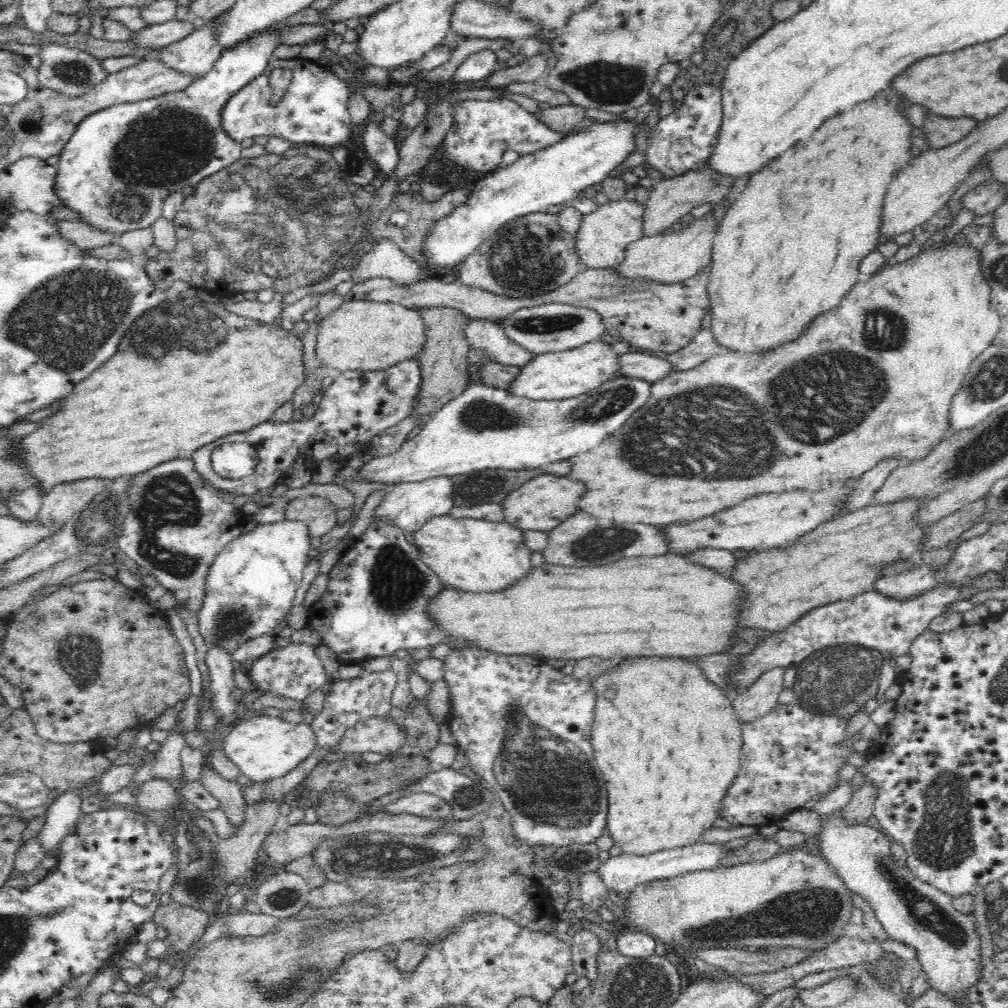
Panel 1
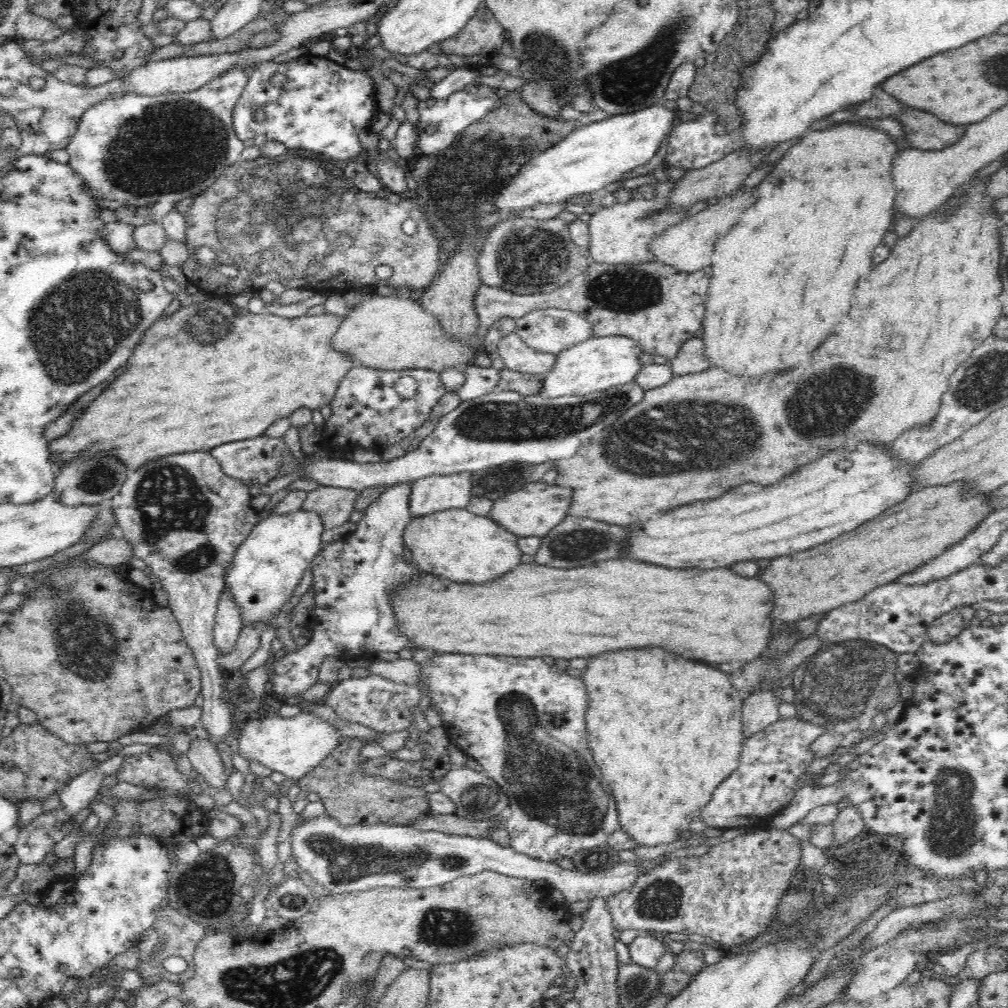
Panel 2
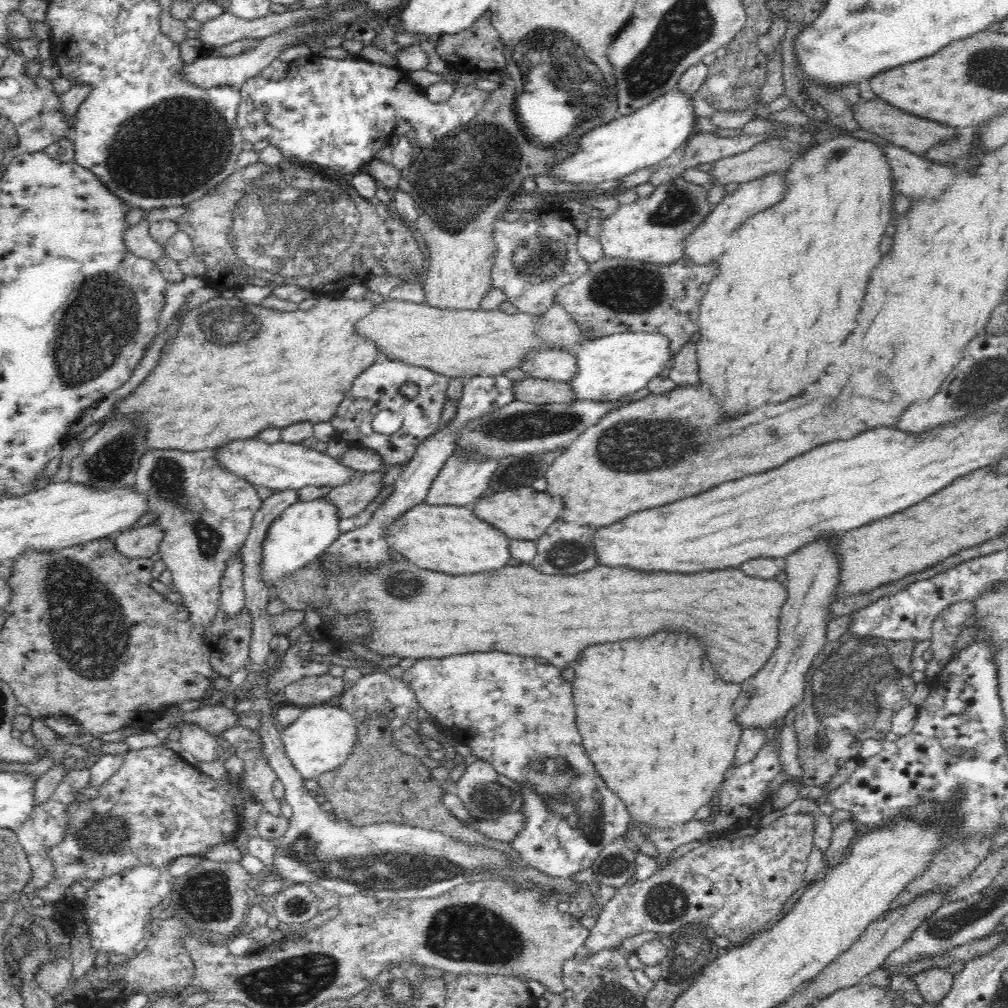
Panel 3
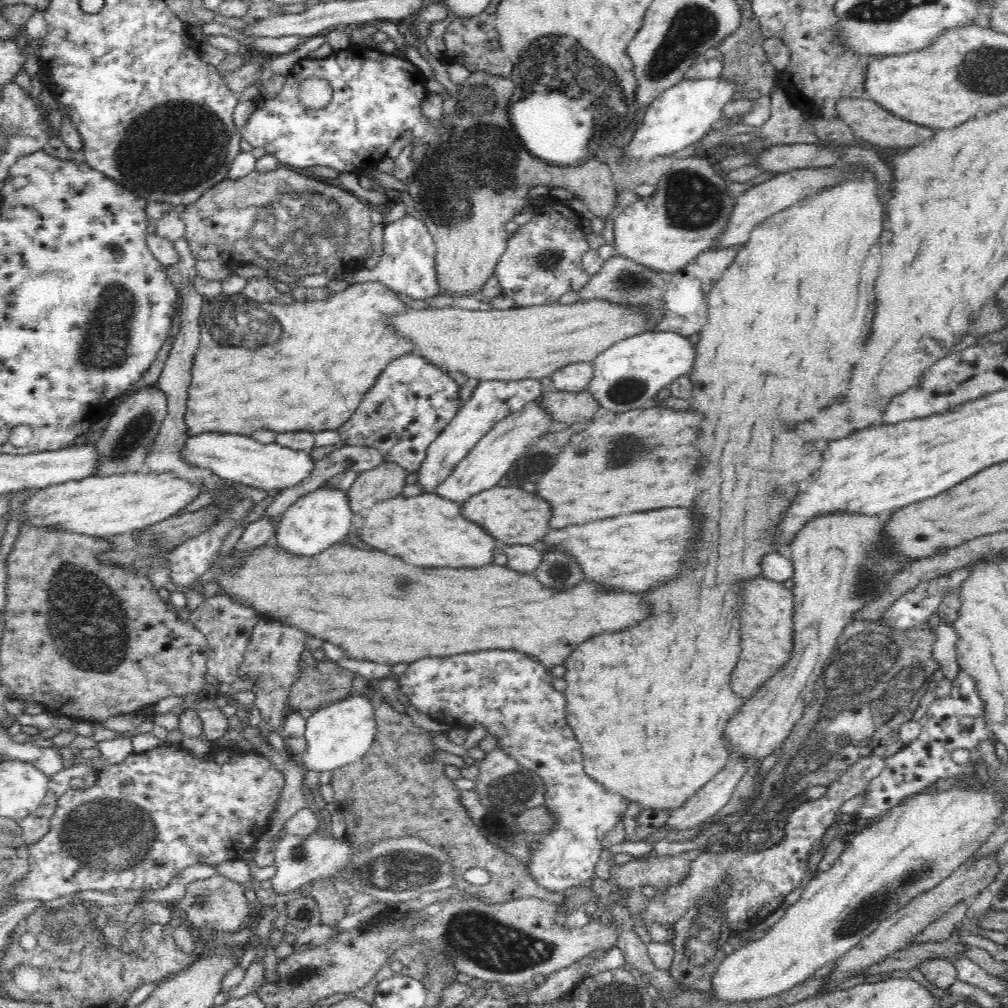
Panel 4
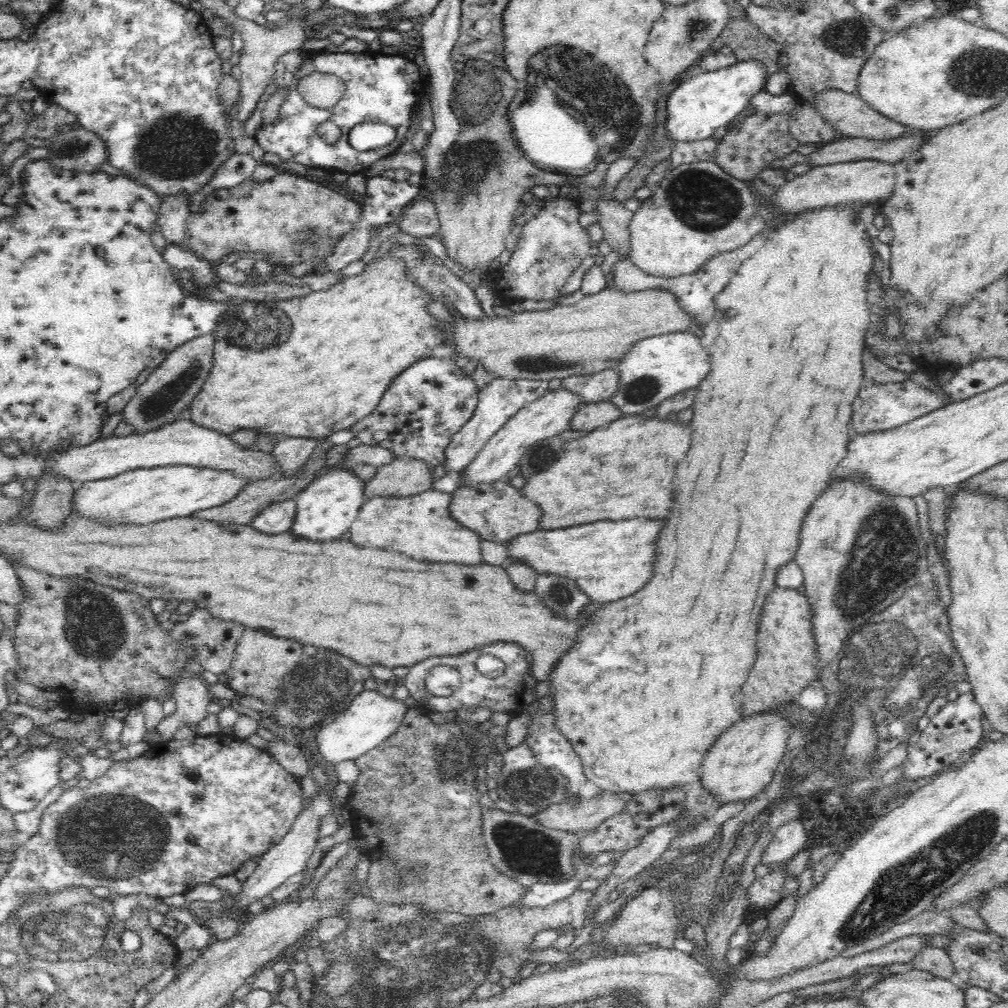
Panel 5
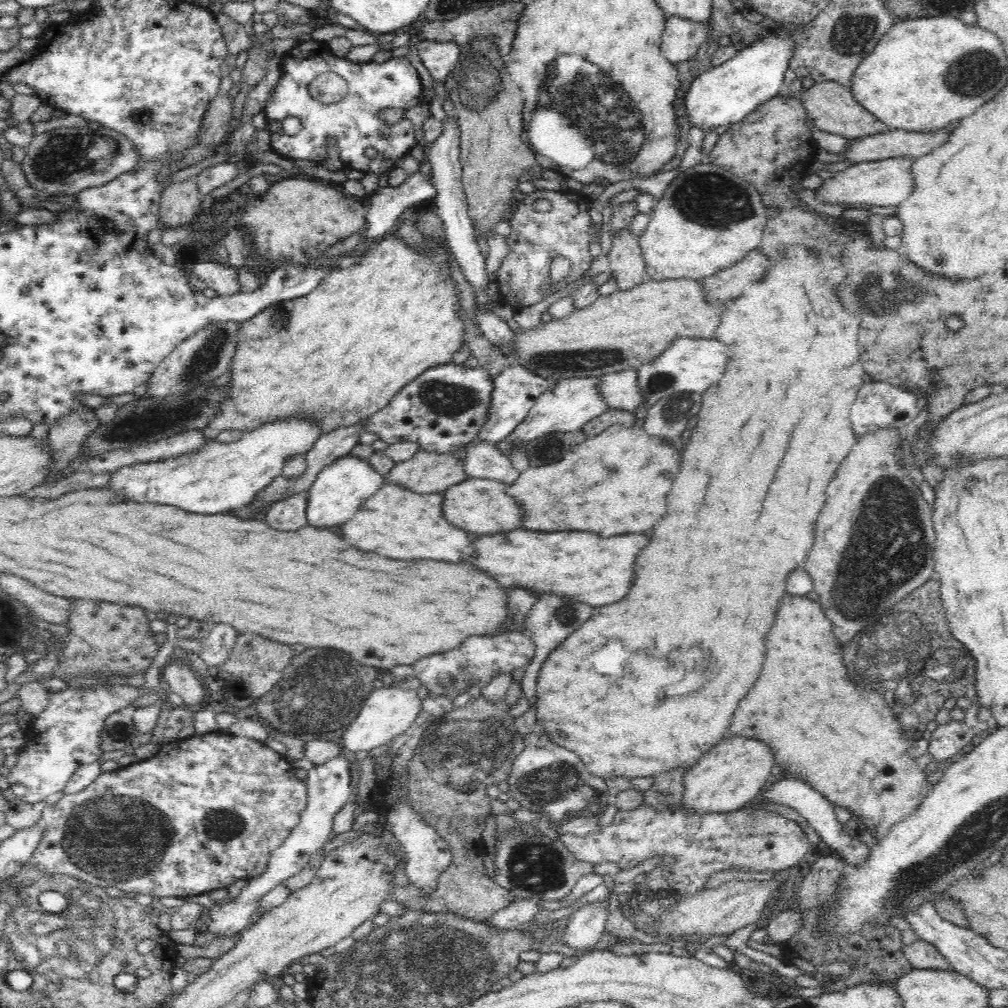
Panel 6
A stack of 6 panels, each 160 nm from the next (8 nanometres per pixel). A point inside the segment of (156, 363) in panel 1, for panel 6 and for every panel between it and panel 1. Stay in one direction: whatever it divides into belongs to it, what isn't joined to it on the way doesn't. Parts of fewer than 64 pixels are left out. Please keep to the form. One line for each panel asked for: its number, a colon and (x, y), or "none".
2: (174, 396)
3: (213, 395)
4: (331, 351)
5: (329, 367)
6: (336, 356)

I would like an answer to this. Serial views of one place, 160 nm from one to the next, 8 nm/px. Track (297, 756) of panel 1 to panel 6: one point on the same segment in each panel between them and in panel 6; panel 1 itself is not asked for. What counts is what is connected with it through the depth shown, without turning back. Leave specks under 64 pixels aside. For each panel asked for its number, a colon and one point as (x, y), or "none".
2: (292, 746)
3: (322, 737)
4: (339, 734)
5: (370, 718)
6: (387, 712)

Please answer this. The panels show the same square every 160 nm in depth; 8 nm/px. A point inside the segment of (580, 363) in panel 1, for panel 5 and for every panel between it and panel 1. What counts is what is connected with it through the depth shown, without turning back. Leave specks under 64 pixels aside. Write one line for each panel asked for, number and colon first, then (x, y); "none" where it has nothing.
2: (599, 363)
3: (612, 367)
4: (628, 375)
5: (656, 368)

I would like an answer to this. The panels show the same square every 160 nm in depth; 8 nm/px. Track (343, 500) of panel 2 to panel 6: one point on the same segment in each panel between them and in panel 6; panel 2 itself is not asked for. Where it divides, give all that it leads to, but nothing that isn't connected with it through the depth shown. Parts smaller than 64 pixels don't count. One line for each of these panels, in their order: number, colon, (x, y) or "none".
3: (351, 498)
4: (386, 481)
5: (405, 476)
6: (426, 472)

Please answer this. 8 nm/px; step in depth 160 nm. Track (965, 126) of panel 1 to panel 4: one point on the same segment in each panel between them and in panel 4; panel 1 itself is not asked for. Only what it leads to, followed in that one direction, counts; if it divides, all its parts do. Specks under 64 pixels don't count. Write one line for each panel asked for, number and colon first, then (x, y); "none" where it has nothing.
2: (929, 133)
3: (916, 135)
4: (876, 125)

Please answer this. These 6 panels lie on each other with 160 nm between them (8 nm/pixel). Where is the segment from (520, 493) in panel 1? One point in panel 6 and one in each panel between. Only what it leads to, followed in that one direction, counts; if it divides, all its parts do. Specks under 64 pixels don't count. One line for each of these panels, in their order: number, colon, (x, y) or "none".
2: (533, 510)
3: (521, 514)
4: (512, 516)
5: (497, 511)
6: (480, 505)

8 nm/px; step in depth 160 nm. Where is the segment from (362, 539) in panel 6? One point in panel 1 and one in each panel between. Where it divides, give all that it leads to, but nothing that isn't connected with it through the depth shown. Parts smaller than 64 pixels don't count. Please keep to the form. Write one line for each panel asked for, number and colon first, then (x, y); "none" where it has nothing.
1: (475, 555)
2: (456, 544)
3: (445, 538)
4: (427, 530)
5: (421, 526)

